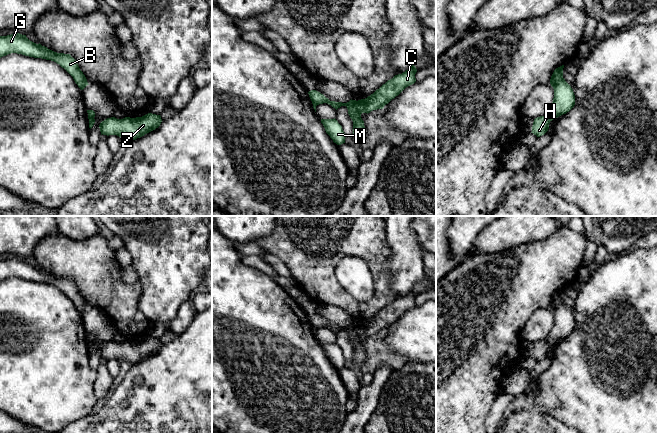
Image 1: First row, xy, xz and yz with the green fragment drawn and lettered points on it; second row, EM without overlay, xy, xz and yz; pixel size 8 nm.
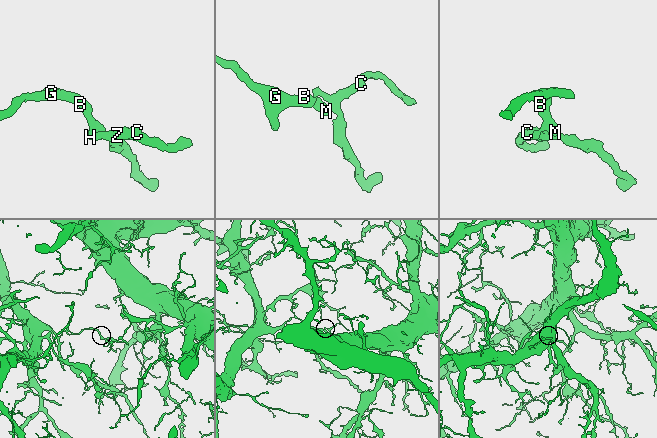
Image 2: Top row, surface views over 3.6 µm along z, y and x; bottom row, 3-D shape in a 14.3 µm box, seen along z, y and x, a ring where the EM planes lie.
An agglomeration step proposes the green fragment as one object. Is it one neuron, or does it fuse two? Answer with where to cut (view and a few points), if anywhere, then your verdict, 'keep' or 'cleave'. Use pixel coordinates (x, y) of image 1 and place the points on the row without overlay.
yz (546, 340), (550, 344) | cleave

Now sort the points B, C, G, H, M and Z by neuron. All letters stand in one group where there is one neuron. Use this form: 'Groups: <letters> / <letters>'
Groups: B G M / C H Z

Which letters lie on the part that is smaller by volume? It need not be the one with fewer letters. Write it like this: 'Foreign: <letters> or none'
Foreign: C, H, Z

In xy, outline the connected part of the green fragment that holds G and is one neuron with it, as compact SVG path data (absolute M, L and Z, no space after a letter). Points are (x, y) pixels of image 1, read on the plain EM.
M14 257L0 260L0 282L11 277L54 285L73 301L81 314L89 309L76 284L70 278L54 276L40 267L30 265L26 259Z

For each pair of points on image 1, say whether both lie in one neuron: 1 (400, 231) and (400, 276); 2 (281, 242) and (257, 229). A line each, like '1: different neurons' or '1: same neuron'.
1: same neuron
2: different neurons

